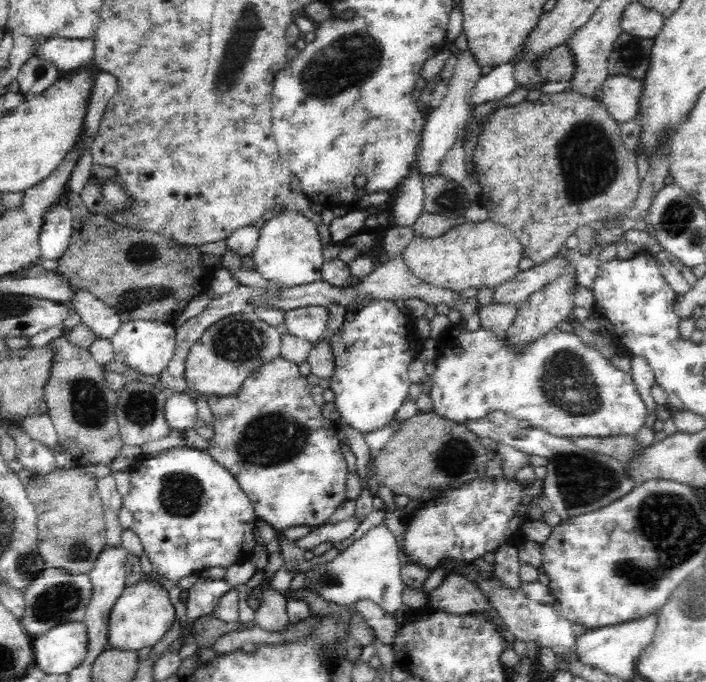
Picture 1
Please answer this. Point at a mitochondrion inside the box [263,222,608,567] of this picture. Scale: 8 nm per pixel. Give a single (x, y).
(565, 380)

